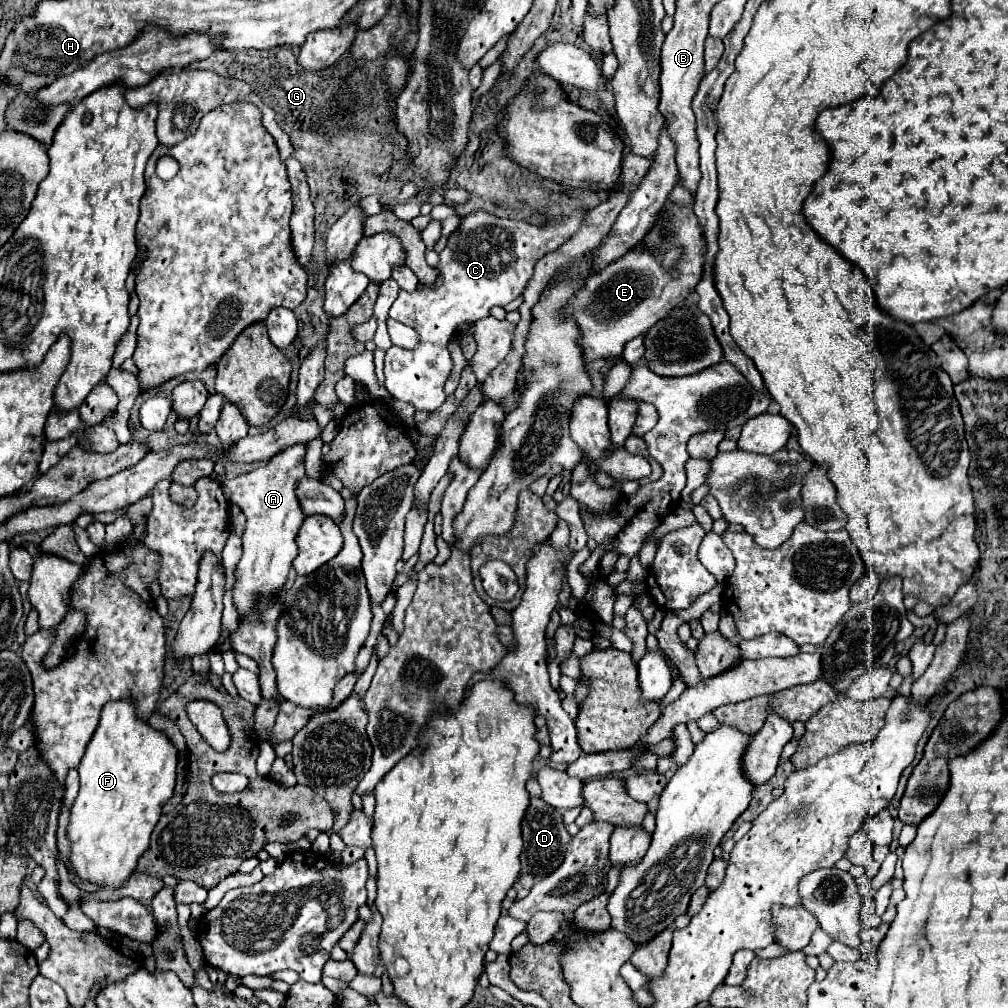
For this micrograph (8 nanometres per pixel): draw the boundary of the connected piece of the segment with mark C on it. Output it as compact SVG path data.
M580 206L568 216L546 220L546 224L498 218L488 212L466 216L462 226L448 238L446 248L440 252L438 270L444 276L444 282L440 286L426 286L414 294L400 290L390 308L390 318L418 330L420 344L414 350L392 346L386 352L386 390L394 398L410 402L416 410L436 410L442 406L446 398L444 384L452 370L452 358L446 346L450 336L458 330L458 324L476 322L488 316L492 306L506 306L514 298L522 296L534 274L536 262L570 240L570 236L586 222L586 214L588 210Z

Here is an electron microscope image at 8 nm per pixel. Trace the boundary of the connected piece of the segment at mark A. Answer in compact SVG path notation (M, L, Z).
M292 444L286 446L282 452L278 452L276 456L272 456L268 464L258 466L252 472L240 474L230 482L228 480L222 482L226 498L238 504L248 518L242 536L244 554L234 570L238 576L238 582L234 584L234 606L240 614L240 620L244 620L244 616L250 612L258 594L276 596L276 592L280 592L282 586L286 584L292 560L298 552L294 538L306 518L296 496L296 486L306 476L304 456L306 444Z

